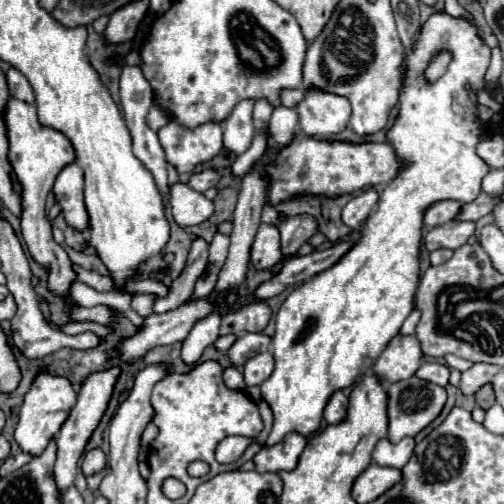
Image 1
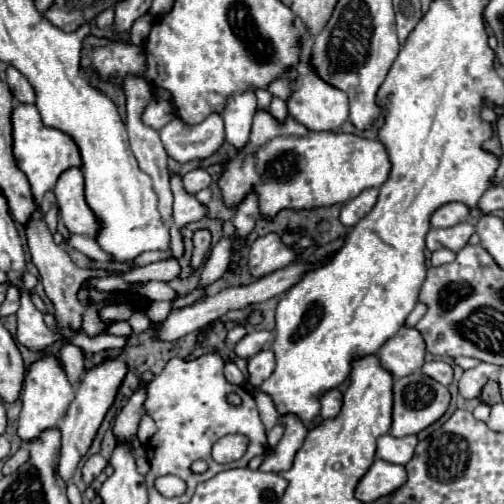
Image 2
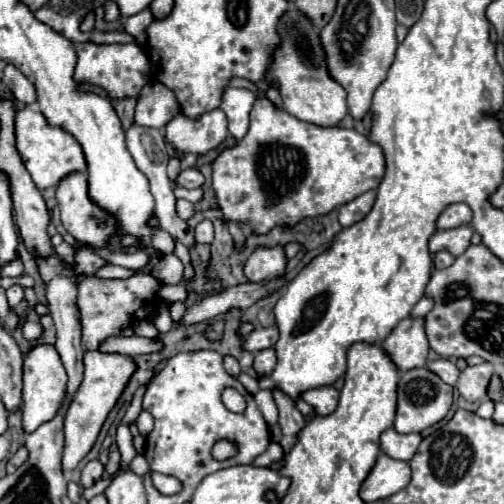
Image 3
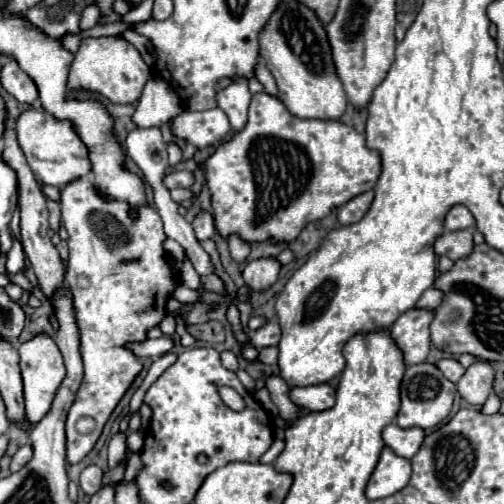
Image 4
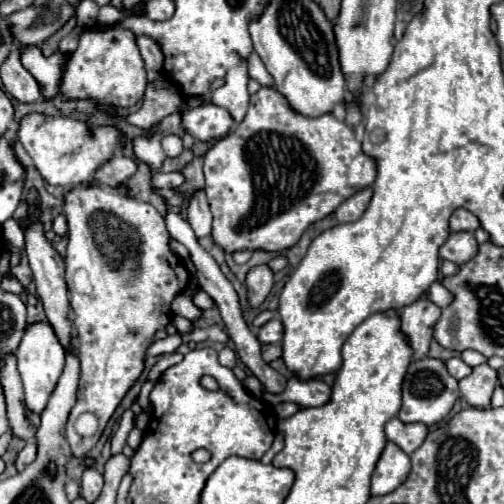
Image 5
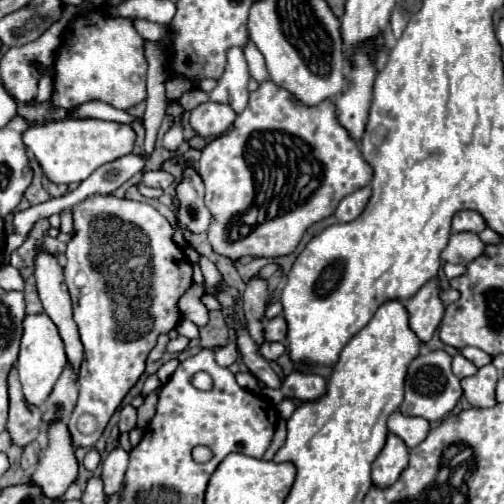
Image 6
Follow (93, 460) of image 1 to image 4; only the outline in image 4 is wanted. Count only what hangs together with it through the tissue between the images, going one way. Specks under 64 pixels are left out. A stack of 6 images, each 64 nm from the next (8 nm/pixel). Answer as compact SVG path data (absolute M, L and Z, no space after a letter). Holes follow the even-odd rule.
M86 466L80 474L80 488L84 490L84 494L92 496L100 490L100 482L102 482L102 470L98 466Z

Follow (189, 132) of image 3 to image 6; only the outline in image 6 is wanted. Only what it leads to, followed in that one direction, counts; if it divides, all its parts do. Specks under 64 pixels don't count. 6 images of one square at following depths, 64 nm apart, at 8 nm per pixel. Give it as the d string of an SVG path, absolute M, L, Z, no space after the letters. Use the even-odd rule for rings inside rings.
M204 102L190 112L190 126L202 138L222 136L234 122L236 114L228 104Z

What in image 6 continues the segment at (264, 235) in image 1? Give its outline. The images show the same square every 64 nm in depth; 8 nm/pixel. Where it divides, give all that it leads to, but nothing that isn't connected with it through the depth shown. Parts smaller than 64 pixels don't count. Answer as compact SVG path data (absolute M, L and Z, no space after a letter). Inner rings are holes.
M258 274L246 282L246 292L242 294L246 328L256 344L264 342L264 310L268 302L268 282Z

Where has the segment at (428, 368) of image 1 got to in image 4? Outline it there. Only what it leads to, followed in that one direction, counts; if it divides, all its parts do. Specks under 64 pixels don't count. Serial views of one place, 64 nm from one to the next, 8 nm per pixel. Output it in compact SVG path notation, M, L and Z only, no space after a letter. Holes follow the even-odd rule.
M442 358L442 360L436 362L436 366L438 366L440 372L442 372L448 380L452 380L454 384L456 384L456 382L460 380L460 376L464 374L464 368L462 368L460 362L454 360L454 358Z

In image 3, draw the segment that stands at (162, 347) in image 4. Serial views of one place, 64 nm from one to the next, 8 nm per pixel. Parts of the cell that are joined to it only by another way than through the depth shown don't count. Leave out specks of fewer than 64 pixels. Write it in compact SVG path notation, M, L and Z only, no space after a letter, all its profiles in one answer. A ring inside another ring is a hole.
M110 336L104 342L100 342L100 352L104 354L136 356L136 354L150 354L160 350L162 350L162 344L158 340L138 338L138 336Z

